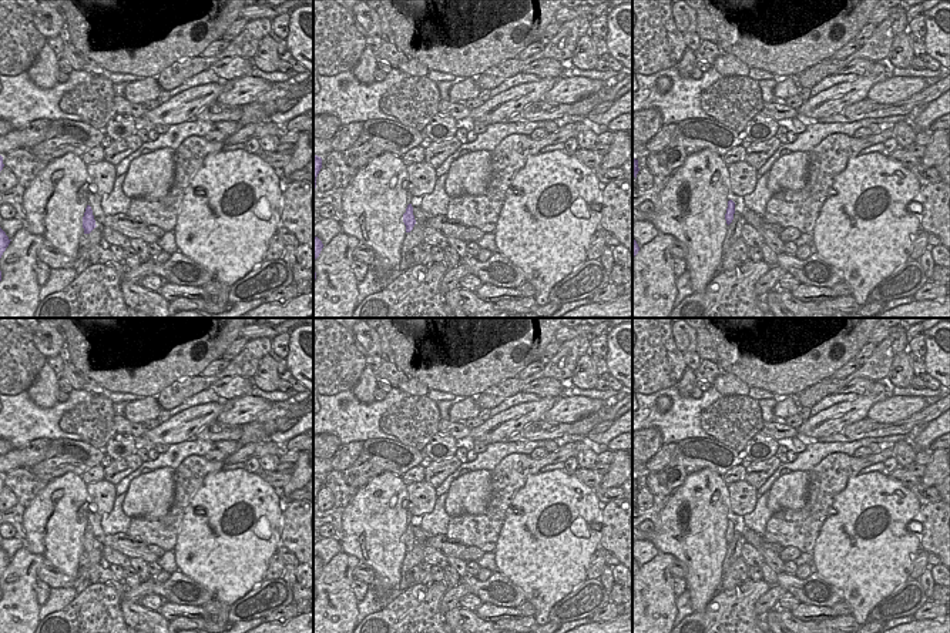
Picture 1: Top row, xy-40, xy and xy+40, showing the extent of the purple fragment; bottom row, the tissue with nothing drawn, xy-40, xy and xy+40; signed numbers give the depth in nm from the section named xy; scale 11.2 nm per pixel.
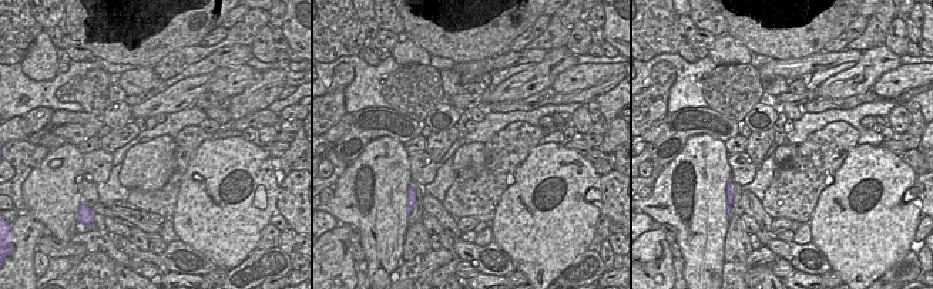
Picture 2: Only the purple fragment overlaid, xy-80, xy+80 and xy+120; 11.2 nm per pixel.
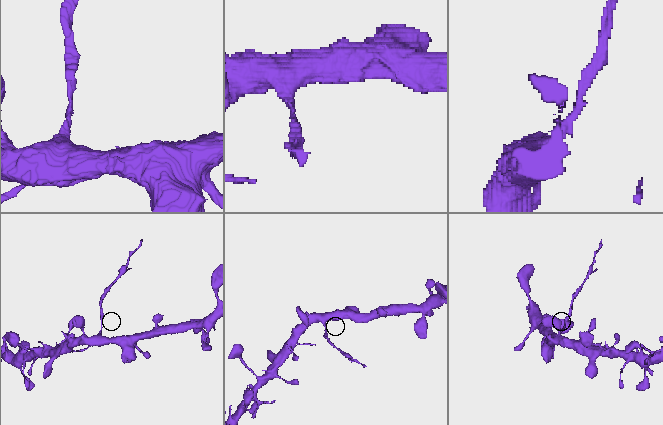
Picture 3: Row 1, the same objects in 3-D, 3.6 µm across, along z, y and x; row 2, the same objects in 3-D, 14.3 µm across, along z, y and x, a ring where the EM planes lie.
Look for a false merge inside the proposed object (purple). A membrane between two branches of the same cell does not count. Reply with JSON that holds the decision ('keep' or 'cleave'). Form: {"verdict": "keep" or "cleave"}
{"verdict": "cleave"}

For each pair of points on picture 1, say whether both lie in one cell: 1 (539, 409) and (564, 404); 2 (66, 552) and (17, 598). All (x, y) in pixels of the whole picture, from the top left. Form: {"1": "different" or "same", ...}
{"1": "different", "2": "different"}

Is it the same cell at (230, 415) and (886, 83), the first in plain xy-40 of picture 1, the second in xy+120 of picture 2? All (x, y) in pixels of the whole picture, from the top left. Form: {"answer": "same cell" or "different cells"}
{"answer": "same cell"}

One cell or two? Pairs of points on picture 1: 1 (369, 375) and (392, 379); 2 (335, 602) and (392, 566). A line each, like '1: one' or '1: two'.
1: two
2: two

